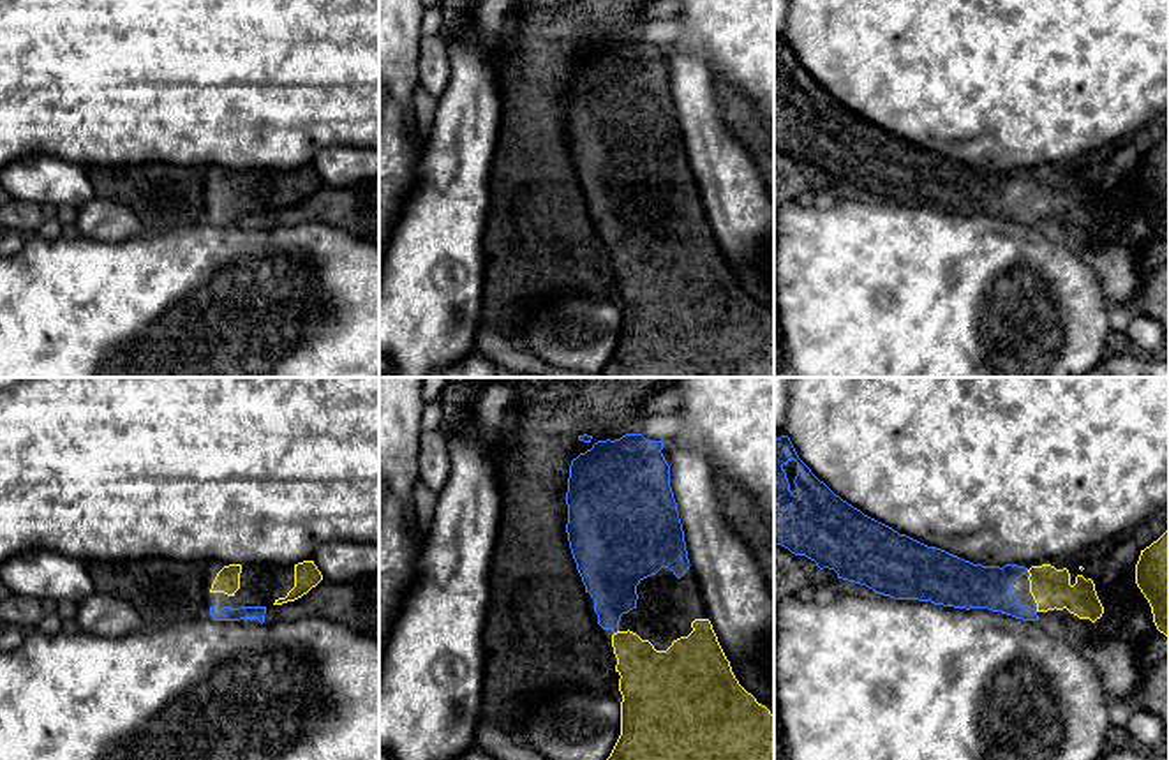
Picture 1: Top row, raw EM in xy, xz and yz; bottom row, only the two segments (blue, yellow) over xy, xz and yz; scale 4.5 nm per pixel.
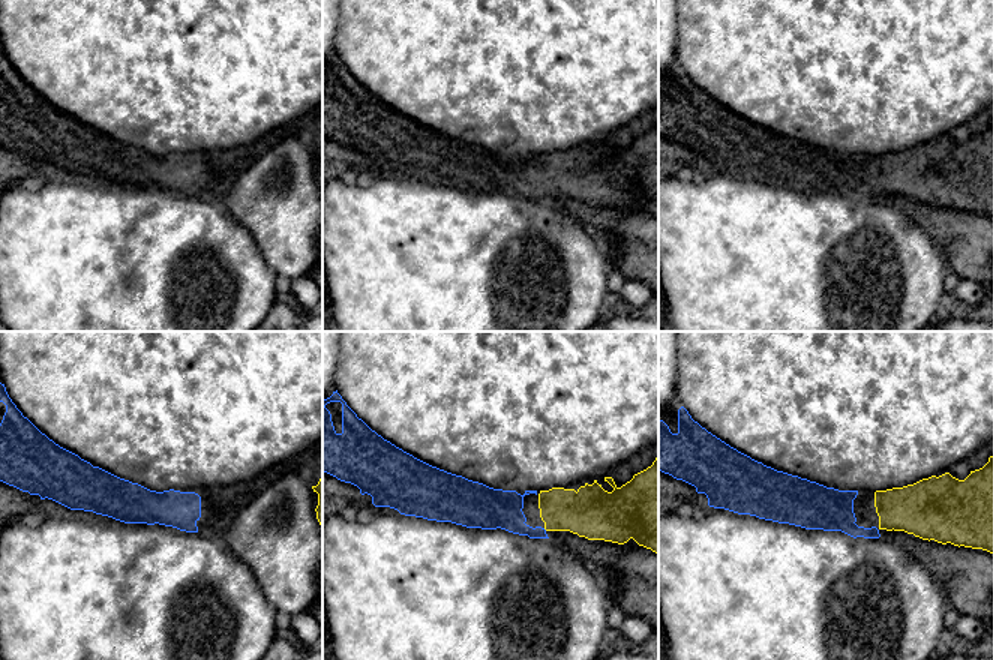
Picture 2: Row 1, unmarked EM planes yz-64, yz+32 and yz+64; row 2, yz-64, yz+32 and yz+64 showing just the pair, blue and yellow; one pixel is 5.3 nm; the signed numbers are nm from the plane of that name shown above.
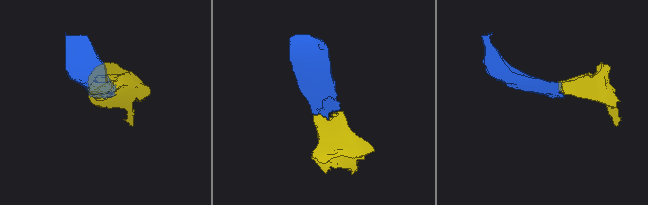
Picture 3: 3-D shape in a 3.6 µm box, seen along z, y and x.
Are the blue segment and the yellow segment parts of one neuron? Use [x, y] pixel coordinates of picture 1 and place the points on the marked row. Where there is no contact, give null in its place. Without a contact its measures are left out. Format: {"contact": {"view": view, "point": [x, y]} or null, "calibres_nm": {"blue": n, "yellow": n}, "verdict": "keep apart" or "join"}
{"contact": {"view": "yz", "point": [1028, 573]}, "calibres_nm": {"blue": 200, "yellow": 180}, "verdict": "join"}

